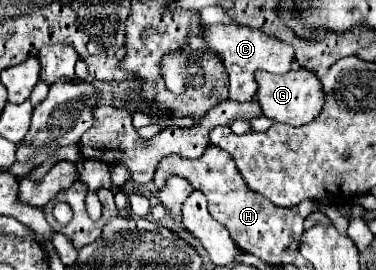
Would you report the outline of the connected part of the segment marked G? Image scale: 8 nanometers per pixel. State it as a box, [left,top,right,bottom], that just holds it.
[255,69,323,127]

